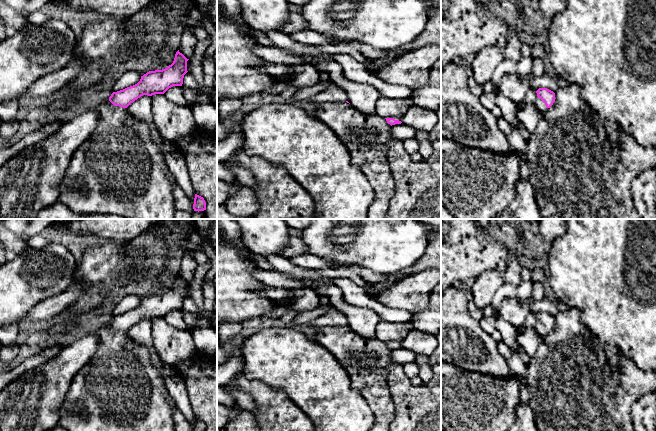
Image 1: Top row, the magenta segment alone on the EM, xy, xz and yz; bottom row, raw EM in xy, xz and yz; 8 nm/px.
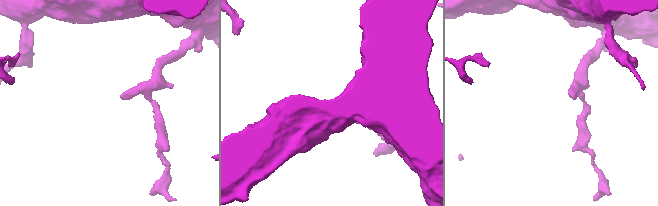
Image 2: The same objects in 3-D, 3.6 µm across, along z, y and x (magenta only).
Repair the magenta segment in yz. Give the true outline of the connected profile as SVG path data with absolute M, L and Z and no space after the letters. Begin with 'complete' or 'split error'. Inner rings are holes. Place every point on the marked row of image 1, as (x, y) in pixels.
split error; M539 88L536 93L538 98L535 106L540 113L545 114L547 109L555 102L555 93L547 88Z

